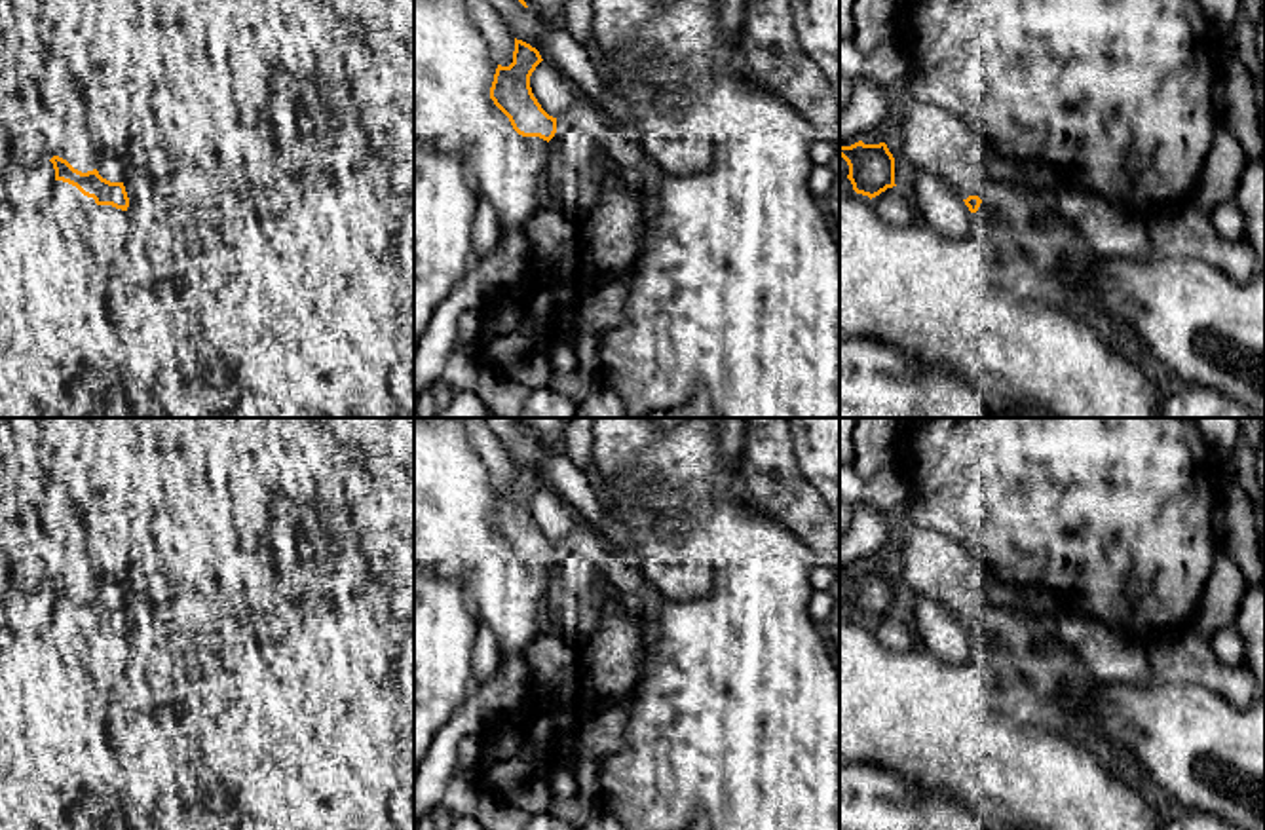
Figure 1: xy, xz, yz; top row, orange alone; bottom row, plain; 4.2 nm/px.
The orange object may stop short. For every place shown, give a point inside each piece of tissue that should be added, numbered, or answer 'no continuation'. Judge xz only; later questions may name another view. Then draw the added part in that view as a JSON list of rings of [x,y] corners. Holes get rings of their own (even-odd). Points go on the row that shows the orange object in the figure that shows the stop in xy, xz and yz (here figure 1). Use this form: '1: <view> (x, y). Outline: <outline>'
1: xz (508, 179). Outline: [[[520,137],[494,154],[473,158],[477,194],[494,207],[501,228],[524,230],[538,213],[538,182],[547,161],[549,146],[539,137]]]

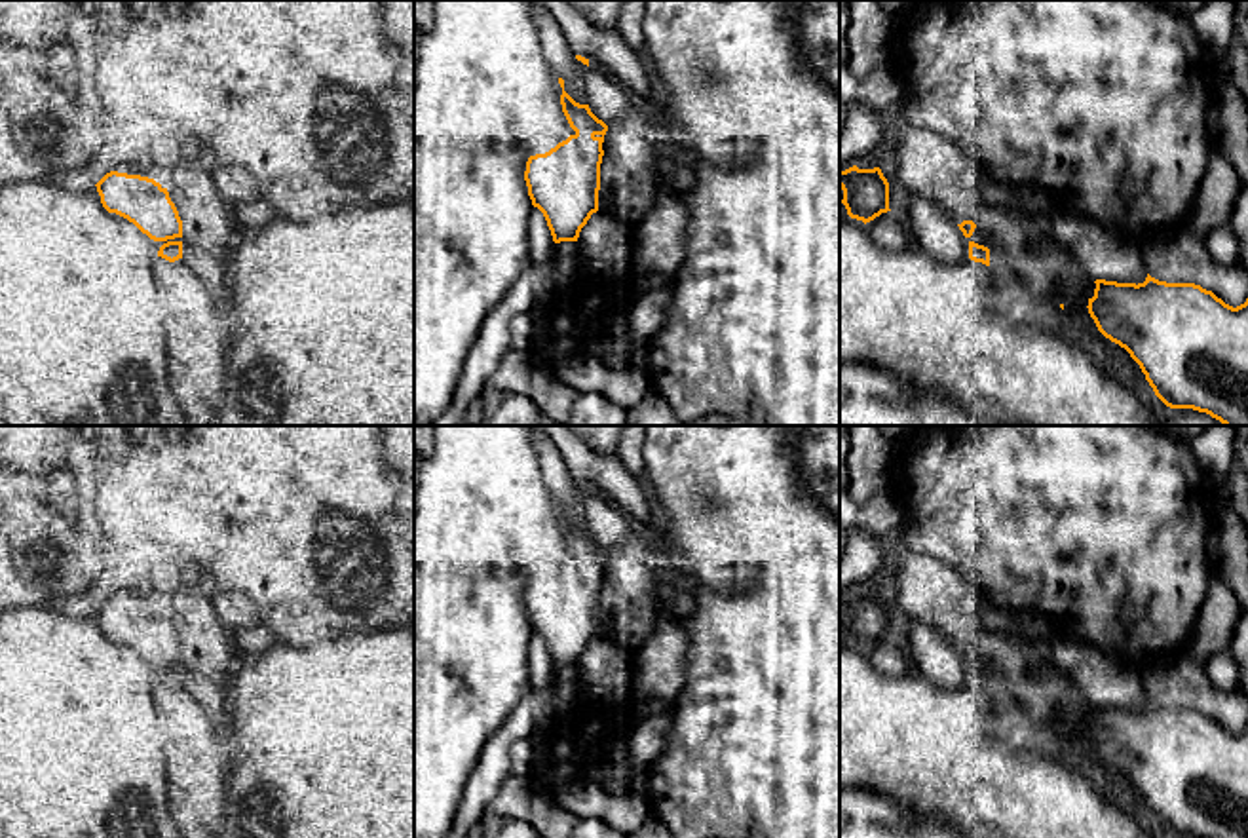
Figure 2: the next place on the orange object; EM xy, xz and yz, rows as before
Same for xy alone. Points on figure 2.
no continuation

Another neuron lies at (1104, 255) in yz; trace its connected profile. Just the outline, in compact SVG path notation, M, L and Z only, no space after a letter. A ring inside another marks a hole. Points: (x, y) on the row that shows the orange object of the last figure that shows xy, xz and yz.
M1062 209L1052 215L1049 228L1094 279L1136 285L1145 281L1147 270L1140 243Z

